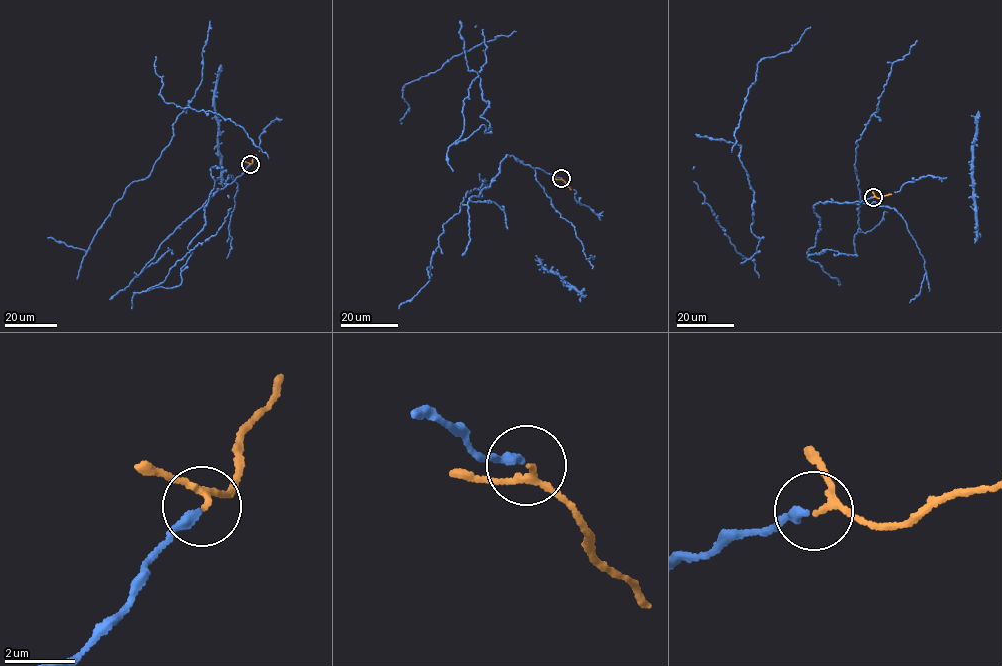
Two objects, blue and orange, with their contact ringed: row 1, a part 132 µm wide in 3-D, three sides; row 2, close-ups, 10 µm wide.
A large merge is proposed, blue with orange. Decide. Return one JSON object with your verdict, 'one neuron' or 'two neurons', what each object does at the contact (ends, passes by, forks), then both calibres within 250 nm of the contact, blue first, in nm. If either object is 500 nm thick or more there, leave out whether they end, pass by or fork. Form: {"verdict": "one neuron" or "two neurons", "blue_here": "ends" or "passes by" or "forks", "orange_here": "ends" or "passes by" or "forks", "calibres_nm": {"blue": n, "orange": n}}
{"verdict": "one neuron", "blue_here": "ends", "orange_here": "passes by", "calibres_nm": {"blue": 240, "orange": 140}}

